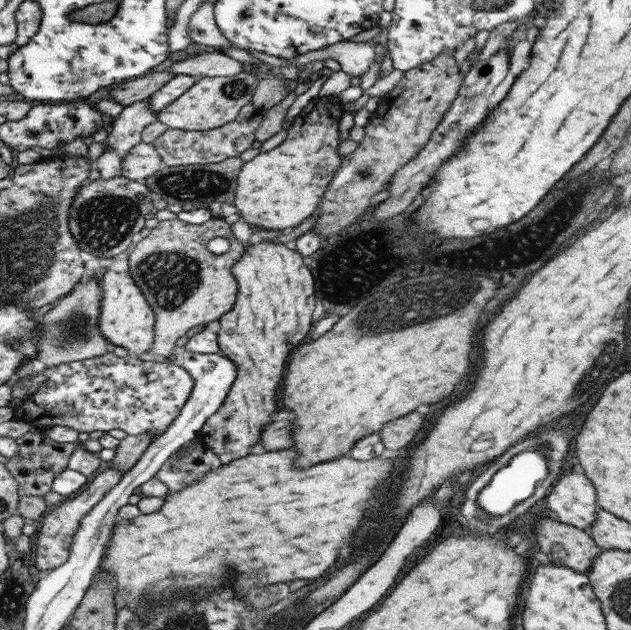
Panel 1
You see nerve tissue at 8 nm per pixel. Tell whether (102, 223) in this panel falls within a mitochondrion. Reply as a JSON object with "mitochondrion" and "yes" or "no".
{"mitochondrion":"yes"}

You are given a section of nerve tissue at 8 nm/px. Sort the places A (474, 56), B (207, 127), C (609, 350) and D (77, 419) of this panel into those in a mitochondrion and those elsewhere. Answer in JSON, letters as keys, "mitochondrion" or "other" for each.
{"A":"other","B":"other","C":"mitochondrion","D":"other"}

